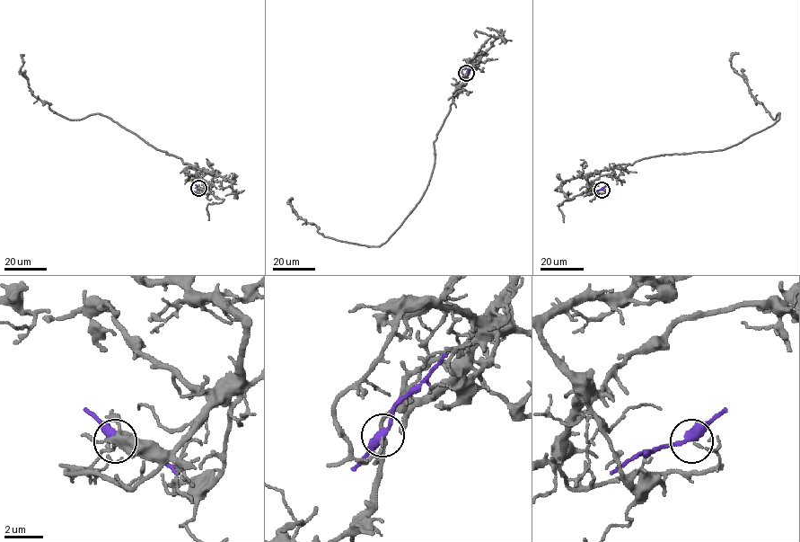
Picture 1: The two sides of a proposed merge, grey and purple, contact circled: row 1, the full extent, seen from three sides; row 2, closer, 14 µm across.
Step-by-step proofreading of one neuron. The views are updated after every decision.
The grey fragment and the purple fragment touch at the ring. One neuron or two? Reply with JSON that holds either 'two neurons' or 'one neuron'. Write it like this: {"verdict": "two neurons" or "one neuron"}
{"verdict": "two neurons"}

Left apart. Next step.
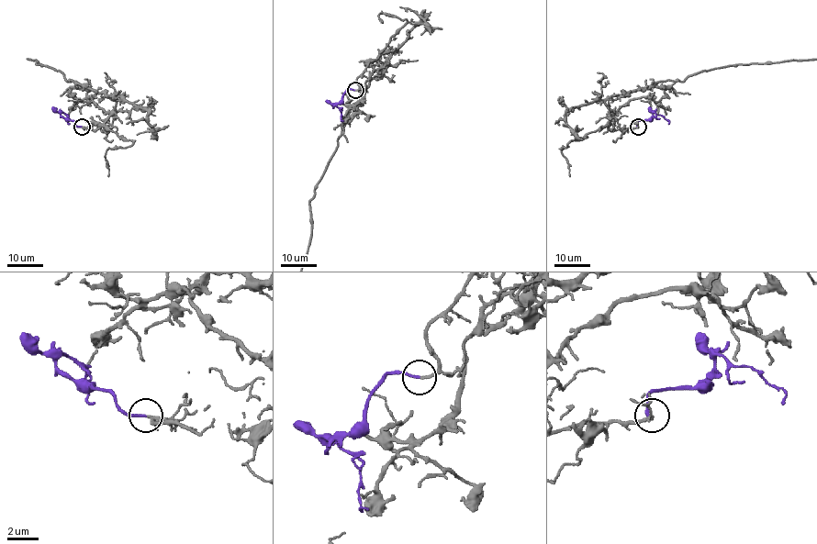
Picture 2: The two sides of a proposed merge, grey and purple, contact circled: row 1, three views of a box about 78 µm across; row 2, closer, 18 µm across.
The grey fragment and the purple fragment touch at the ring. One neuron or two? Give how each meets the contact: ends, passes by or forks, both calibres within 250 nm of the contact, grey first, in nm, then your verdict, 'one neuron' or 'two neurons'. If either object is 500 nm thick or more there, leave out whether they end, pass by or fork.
grey ends there; purple ends there; 160 nm thick on the grey side, 160 nm on the other; one neuron

